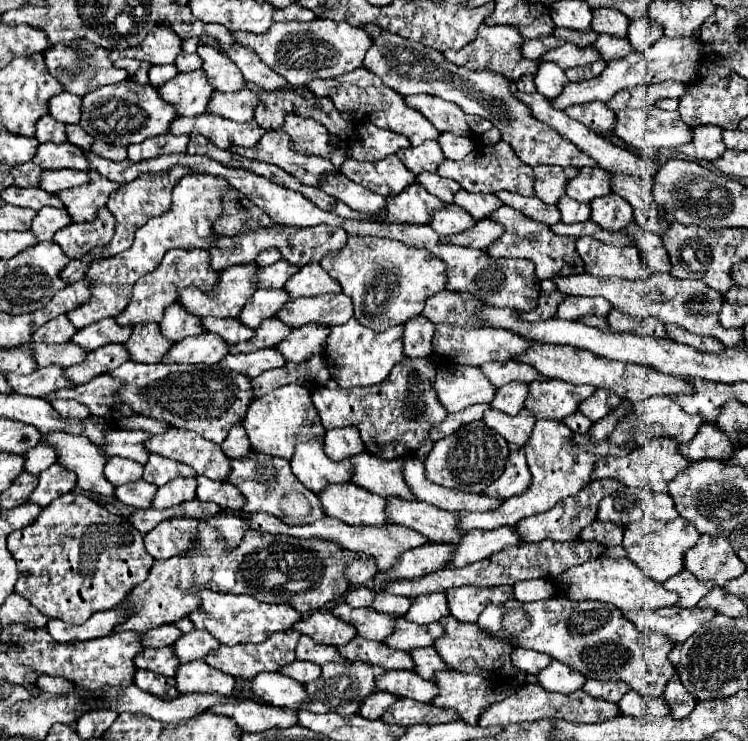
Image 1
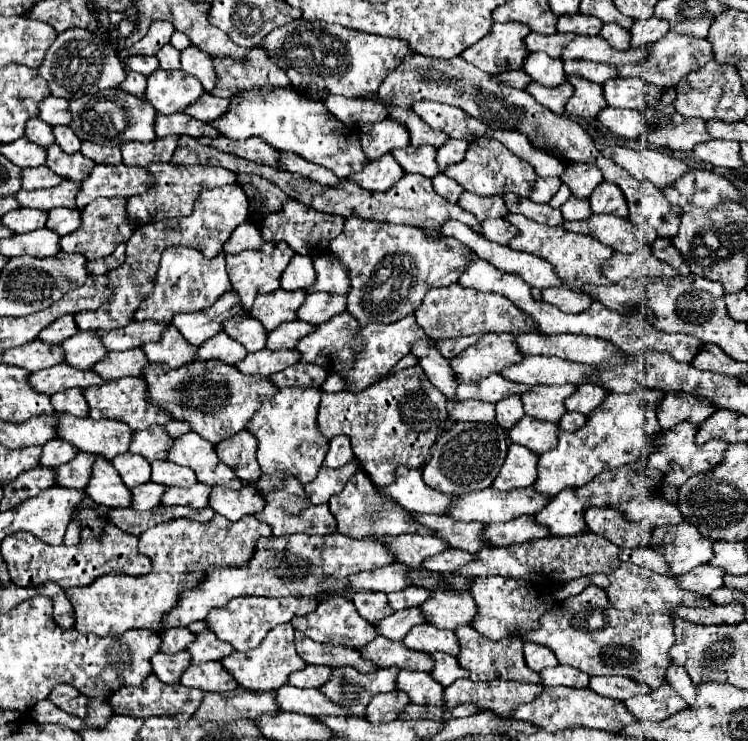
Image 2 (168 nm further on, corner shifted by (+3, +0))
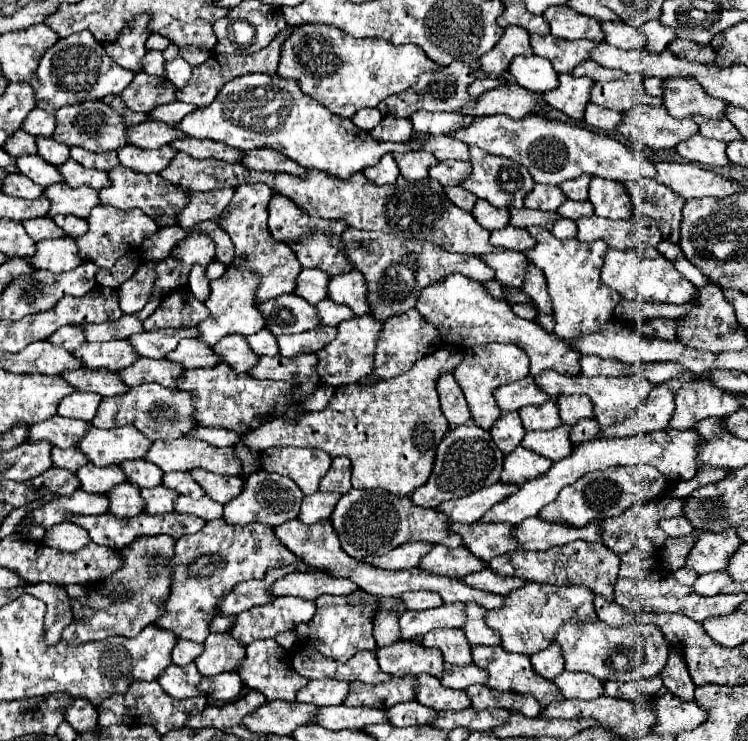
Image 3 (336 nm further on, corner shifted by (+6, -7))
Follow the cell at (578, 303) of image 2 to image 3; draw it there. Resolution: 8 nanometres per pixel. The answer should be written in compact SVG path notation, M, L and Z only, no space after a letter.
M534 264L528 266L528 280L526 280L522 292L532 298L532 302L536 304L540 314L542 312L552 314L552 302L550 302L550 296L548 296L546 284L544 284L544 274Z

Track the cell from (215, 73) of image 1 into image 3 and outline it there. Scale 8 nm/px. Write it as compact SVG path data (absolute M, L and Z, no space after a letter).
M182 56L166 62L164 68L166 68L166 78L168 78L176 88L180 88L180 90L182 90L182 88L188 84L188 80L192 78L192 66L188 66L188 62L186 62Z

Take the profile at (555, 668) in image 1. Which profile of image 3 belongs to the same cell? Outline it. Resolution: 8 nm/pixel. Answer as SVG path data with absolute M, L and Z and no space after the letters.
M562 672L554 678L554 684L562 692L564 698L582 698L592 700L602 696L602 682L596 680L592 674L578 674L578 672Z

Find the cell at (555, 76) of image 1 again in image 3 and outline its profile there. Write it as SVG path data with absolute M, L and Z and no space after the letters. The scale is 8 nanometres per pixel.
M516 56L508 70L514 80L532 92L548 92L558 86L558 74L552 62L540 56Z

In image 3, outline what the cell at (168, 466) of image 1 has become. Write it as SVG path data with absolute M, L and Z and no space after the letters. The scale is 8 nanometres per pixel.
M188 472L164 474L162 486L170 488L170 490L174 490L174 492L178 492L178 494L190 496L190 498L200 498L200 496L204 496L204 490L194 482L194 478L192 478Z

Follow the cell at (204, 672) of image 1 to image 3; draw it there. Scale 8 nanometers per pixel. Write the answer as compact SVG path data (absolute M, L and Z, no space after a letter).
M222 672L216 676L204 676L202 682L198 684L198 690L214 700L224 700L230 702L234 698L240 696L242 692L242 684L240 684L240 676L236 676L236 672Z

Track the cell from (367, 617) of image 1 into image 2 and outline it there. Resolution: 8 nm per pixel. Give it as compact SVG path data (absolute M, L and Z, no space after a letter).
M411 607L411 609L403 609L403 611L395 611L391 617L381 619L375 629L379 635L391 639L391 641L401 641L411 627L425 623L427 619L423 617L421 607Z

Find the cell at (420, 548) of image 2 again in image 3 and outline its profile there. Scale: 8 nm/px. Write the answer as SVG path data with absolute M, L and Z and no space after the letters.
M434 544L428 554L420 560L420 570L442 574L442 576L464 576L464 572L476 572L476 568L484 568L486 564L476 560L464 546L460 548L446 548Z

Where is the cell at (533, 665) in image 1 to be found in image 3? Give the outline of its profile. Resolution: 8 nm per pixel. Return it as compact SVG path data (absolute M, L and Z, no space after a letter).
M550 644L546 650L536 652L530 656L532 668L538 676L546 678L546 680L554 680L558 674L564 672L564 664L562 664L562 652L558 648L558 644Z

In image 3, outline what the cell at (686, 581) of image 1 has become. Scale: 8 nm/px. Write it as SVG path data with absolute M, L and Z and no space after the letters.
M708 572L704 576L698 576L698 580L694 582L694 590L700 596L716 596L730 582L732 578L726 572Z

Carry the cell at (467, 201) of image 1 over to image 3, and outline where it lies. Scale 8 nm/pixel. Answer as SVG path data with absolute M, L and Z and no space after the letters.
M484 200L476 202L476 206L472 208L472 216L486 230L502 230L508 226L508 220L510 220L510 212L506 208L494 208Z

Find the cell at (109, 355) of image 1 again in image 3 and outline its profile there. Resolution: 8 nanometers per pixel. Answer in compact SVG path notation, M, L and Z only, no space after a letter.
M138 358L134 364L120 368L116 372L126 386L138 386L144 382L156 382L162 386L172 386L172 380L182 374L180 364L172 364L170 360L154 360L154 358Z

